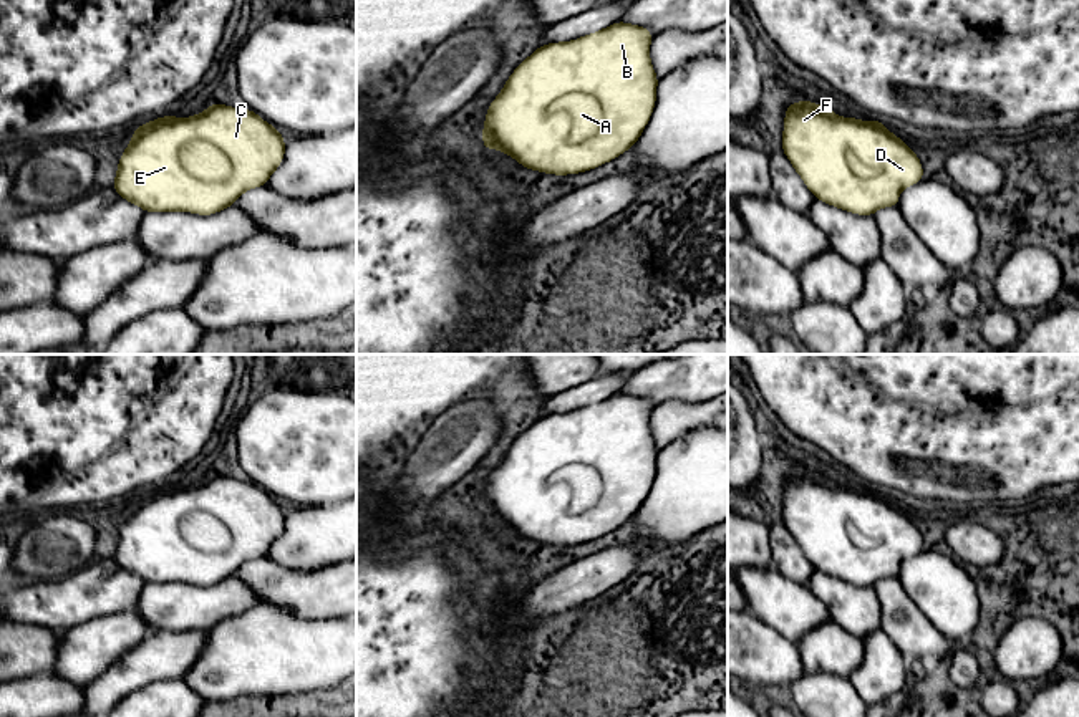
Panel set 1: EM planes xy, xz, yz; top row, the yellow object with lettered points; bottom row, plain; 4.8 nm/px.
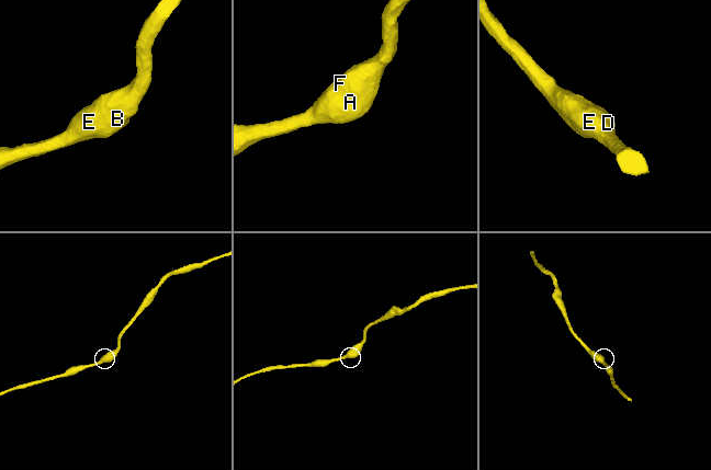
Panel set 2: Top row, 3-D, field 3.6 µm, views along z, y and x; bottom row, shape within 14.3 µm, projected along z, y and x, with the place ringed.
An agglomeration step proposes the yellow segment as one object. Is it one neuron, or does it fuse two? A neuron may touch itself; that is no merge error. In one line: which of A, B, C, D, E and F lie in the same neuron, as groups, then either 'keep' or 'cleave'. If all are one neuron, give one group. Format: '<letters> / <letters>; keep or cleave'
A B C D E F; keep

